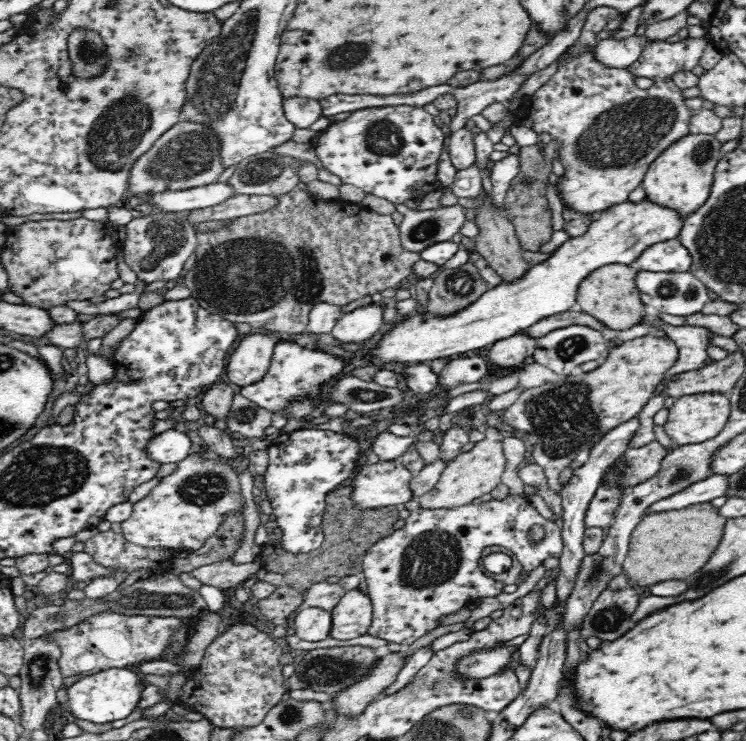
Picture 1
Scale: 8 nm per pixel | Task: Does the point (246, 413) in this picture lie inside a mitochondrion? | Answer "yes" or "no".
yes

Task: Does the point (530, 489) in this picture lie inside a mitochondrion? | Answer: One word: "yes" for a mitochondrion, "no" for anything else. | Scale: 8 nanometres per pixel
no

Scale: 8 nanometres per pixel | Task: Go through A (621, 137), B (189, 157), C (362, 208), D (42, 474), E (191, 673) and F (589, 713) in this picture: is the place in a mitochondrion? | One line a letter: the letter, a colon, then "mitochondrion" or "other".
A: mitochondrion
B: mitochondrion
C: other
D: mitochondrion
E: other
F: other

